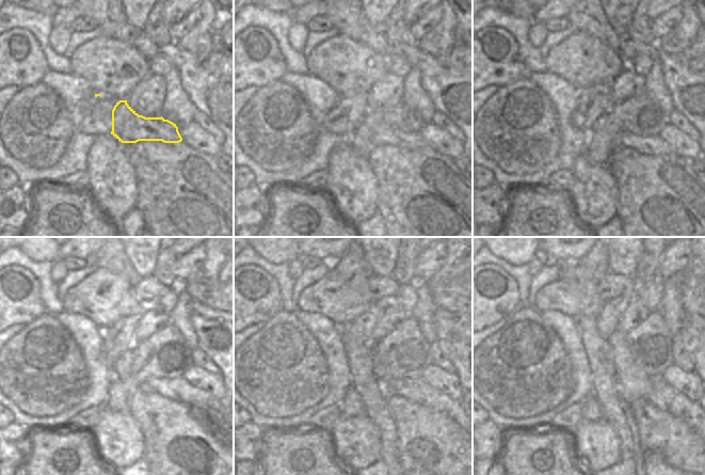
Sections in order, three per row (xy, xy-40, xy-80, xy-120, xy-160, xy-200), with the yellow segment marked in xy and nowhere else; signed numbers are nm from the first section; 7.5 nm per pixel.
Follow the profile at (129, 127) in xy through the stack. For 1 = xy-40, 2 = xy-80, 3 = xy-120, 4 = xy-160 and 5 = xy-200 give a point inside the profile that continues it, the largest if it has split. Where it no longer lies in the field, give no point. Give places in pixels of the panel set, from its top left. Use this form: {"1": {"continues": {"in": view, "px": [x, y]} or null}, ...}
{"1": {"continues": {"in": "xy-40", "px": [382, 135]}}, "2": {"continues": {"in": "xy-80", "px": [655, 145]}}, "3": {"continues": {"in": "xy-120", "px": [177, 389]}}, "4": {"continues": {"in": "xy-160", "px": [416, 390]}}, "5": {"continues": {"in": "xy-200", "px": [662, 396]}}}

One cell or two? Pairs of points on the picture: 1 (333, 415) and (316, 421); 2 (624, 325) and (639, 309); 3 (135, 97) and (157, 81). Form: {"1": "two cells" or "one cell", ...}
{"1": "one cell", "2": "one cell", "3": "one cell"}

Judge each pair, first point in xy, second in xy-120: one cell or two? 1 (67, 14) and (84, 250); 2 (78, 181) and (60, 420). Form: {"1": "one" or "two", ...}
{"1": "one", "2": "two"}

